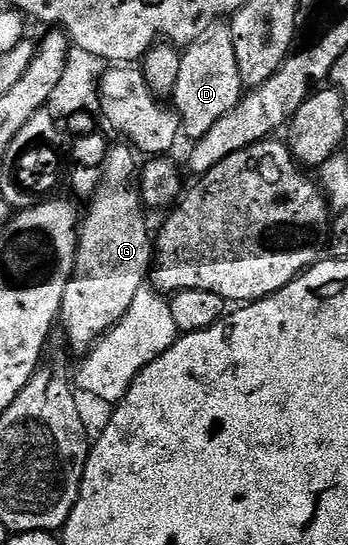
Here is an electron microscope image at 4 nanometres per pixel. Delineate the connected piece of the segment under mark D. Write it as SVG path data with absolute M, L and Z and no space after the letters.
M212 28L182 51L180 72L173 93L173 109L179 116L181 130L191 140L205 136L225 112L239 103L245 93L241 72L237 68L237 52L233 48L230 29Z

